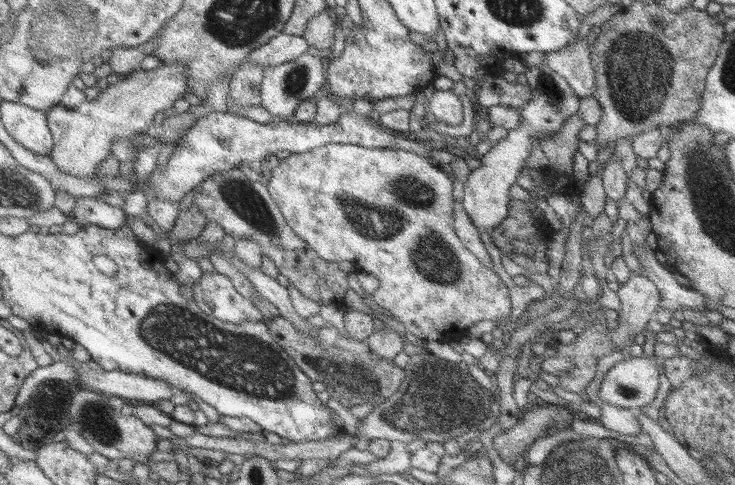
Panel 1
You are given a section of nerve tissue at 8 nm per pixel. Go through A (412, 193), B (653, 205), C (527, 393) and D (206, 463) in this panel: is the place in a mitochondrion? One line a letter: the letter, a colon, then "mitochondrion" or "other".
A: mitochondrion
B: other
C: other
D: other

